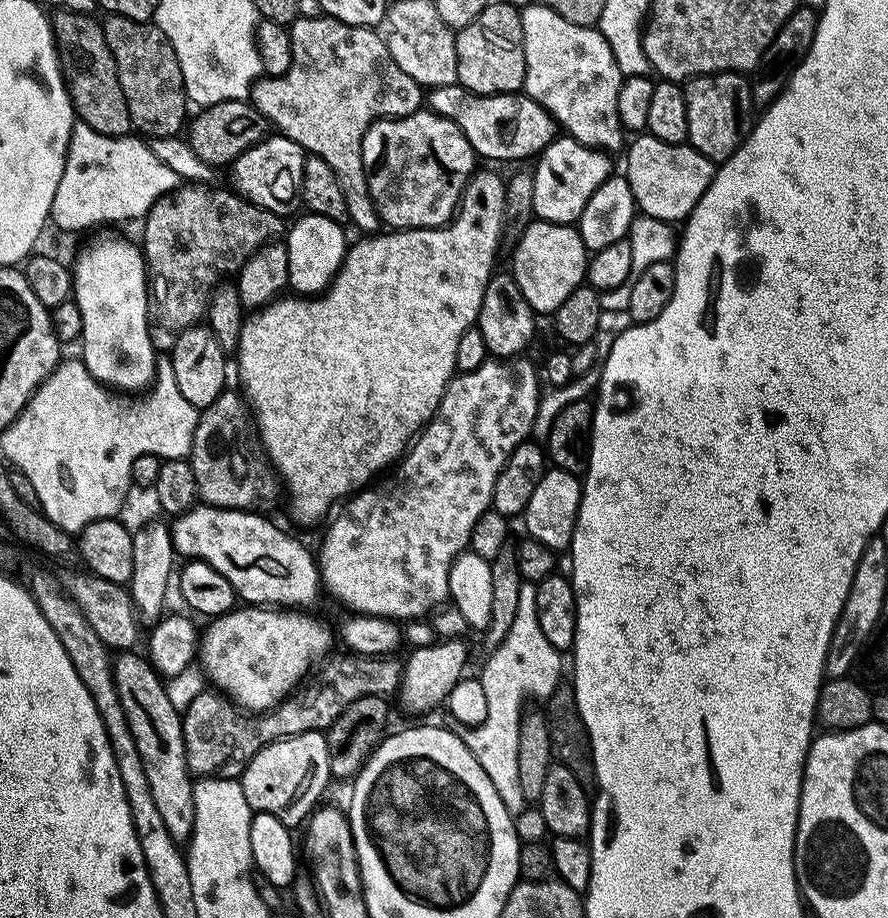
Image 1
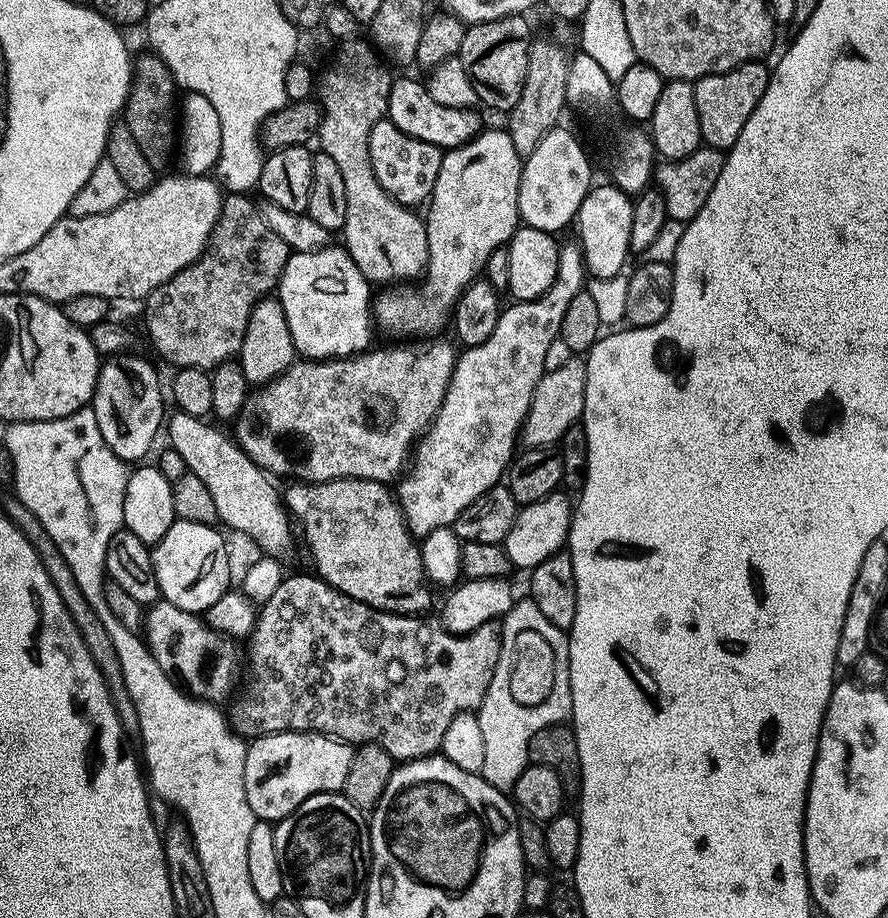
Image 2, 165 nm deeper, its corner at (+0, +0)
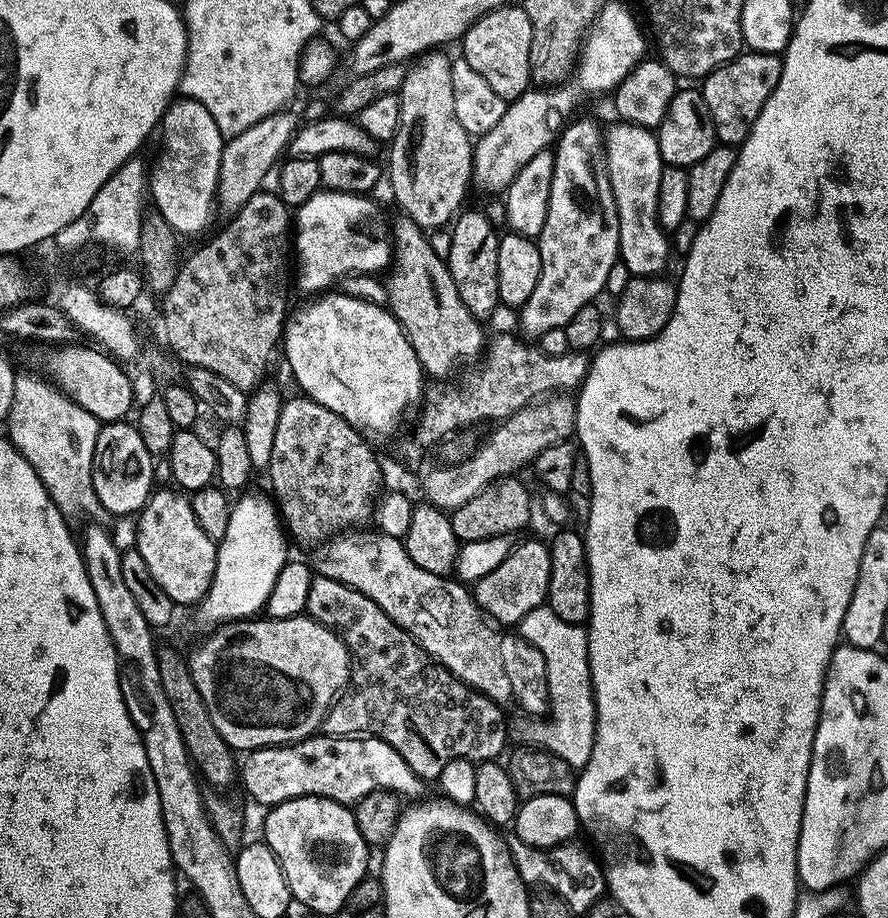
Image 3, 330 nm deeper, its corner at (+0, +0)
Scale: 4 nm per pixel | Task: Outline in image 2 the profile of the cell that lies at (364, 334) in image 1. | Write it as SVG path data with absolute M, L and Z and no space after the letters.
M485 130L461 148L453 148L442 162L442 174L438 174L436 189L427 209L426 223L428 226L428 271L419 286L392 286L375 297L374 320L377 325L392 328L396 336L420 336L416 338L432 338L444 328L444 315L451 313L464 292L471 284L476 283L485 275L485 268L491 255L500 247L512 243L518 229L520 219L520 187L524 173L524 160L514 148L508 130L491 132Z

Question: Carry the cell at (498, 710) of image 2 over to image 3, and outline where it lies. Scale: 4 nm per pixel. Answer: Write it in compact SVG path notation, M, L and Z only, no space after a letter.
M578 646L569 650L567 657L556 661L552 674L552 721L549 724L530 725L528 736L532 740L529 741L562 757L570 767L583 770L592 761L592 751L596 745L596 691L592 689L587 647Z

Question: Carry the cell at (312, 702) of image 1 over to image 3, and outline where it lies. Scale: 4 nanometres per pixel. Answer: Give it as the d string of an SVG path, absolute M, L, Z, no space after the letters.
M317 575L310 586L307 613L322 626L326 626L332 632L337 632L340 639L343 640L346 647L348 647L348 653L352 656L352 679L346 691L341 695L340 699L332 705L331 710L328 711L328 717L324 719L324 726L322 729L323 735L371 738L386 742L394 750L398 750L398 754L402 754L406 766L410 766L410 770L414 770L416 777L425 782L431 782L431 780L432 782L439 781L442 770L446 770L446 766L450 766L450 762L454 762L455 760L471 760L473 764L479 766L501 759L500 755L508 748L508 724L504 721L505 709L501 707L501 705L495 704L490 697L484 696L481 692L477 692L476 689L468 687L467 684L460 681L452 672L447 672L445 668L441 668L432 657L425 654L422 650L422 646L416 643L416 640L409 632L398 627L374 601L370 598L366 598L366 594L362 594L353 588L348 588L345 584L334 582L325 576Z

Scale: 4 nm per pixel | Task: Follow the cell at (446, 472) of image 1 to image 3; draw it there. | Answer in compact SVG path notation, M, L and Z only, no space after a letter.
M579 120L565 127L554 148L556 165L554 166L554 186L550 190L550 214L538 238L542 254L542 278L538 278L538 287L534 289L534 295L519 313L525 337L538 338L546 334L546 330L565 328L570 318L578 314L578 310L582 310L588 304L596 304L599 296L605 295L610 272L616 264L621 263L620 223L618 206L614 202L614 190L610 186L608 177L606 132L592 120Z

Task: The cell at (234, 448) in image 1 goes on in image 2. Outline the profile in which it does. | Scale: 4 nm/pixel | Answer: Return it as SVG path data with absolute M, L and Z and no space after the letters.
M437 339L435 342L420 342L417 348L390 348L386 352L369 351L367 354L354 356L346 360L306 360L301 359L292 365L289 372L283 372L277 380L261 387L257 394L249 395L246 406L240 417L234 421L234 440L264 473L269 477L296 476L297 481L305 484L325 484L335 480L373 480L379 484L391 485L405 475L406 465L420 441L428 435L429 428L438 418L442 410L442 402L446 402L446 394L450 390L450 382L454 378L458 361L457 345L447 344Z

